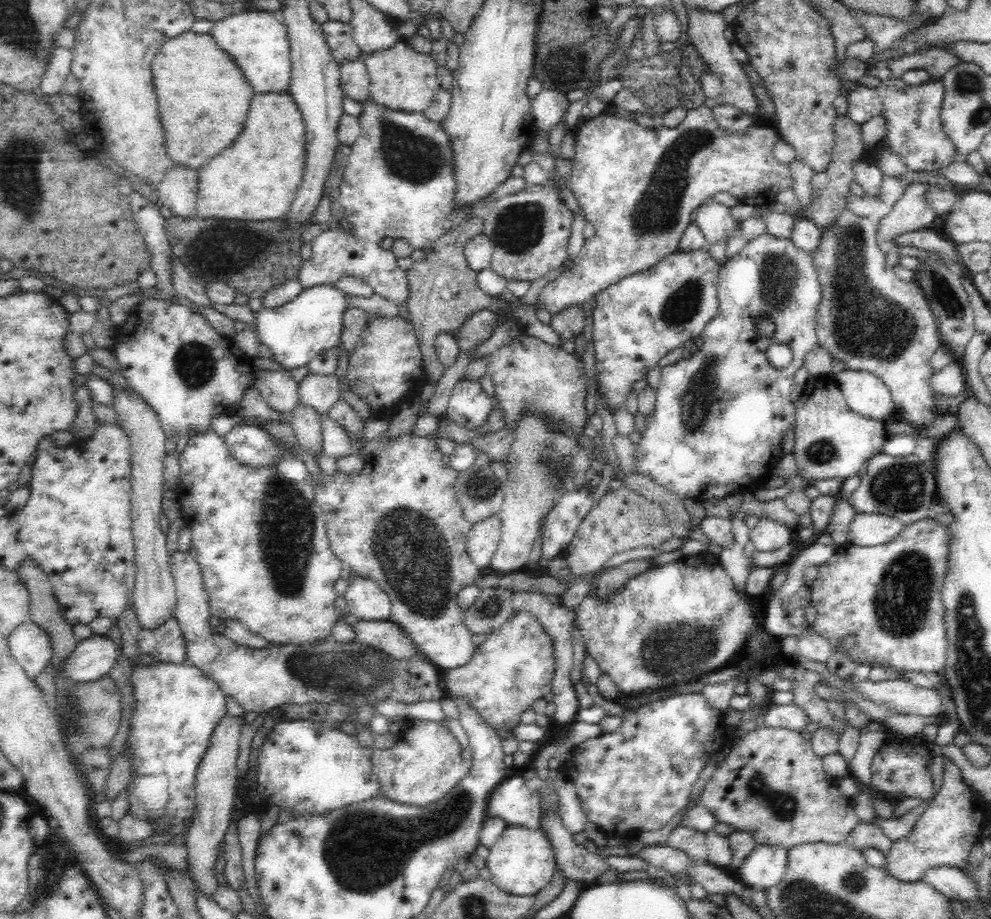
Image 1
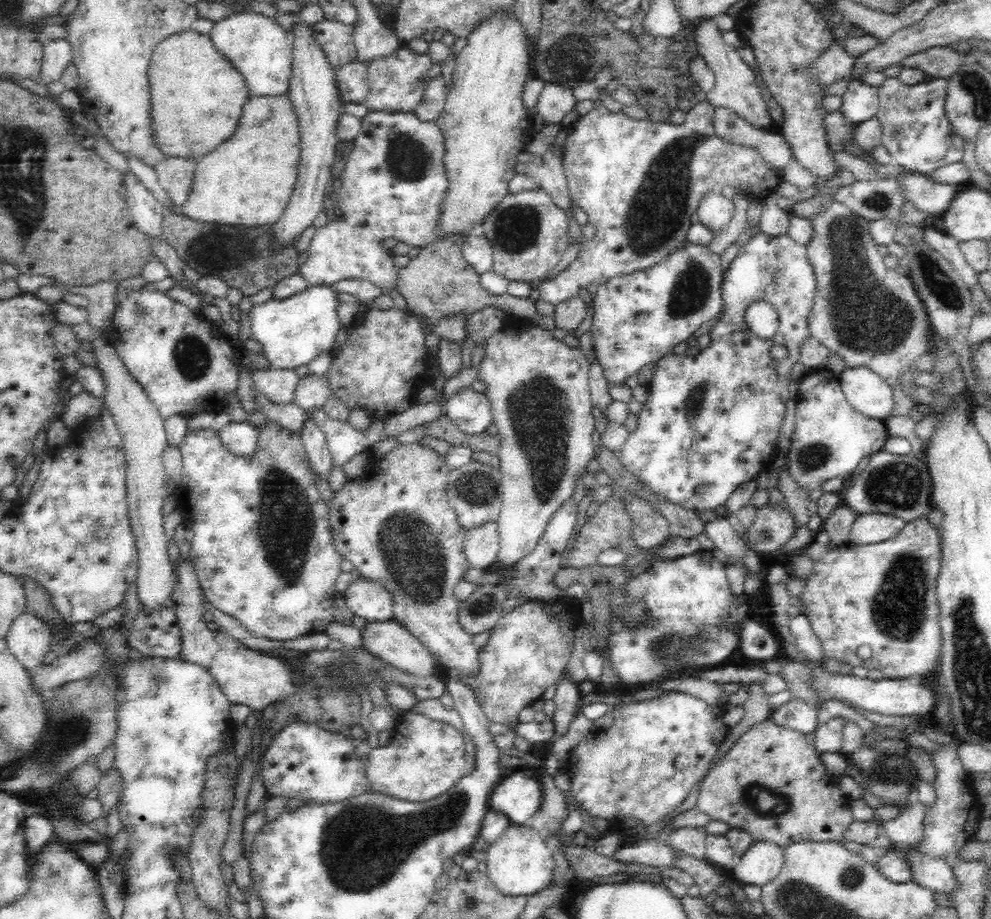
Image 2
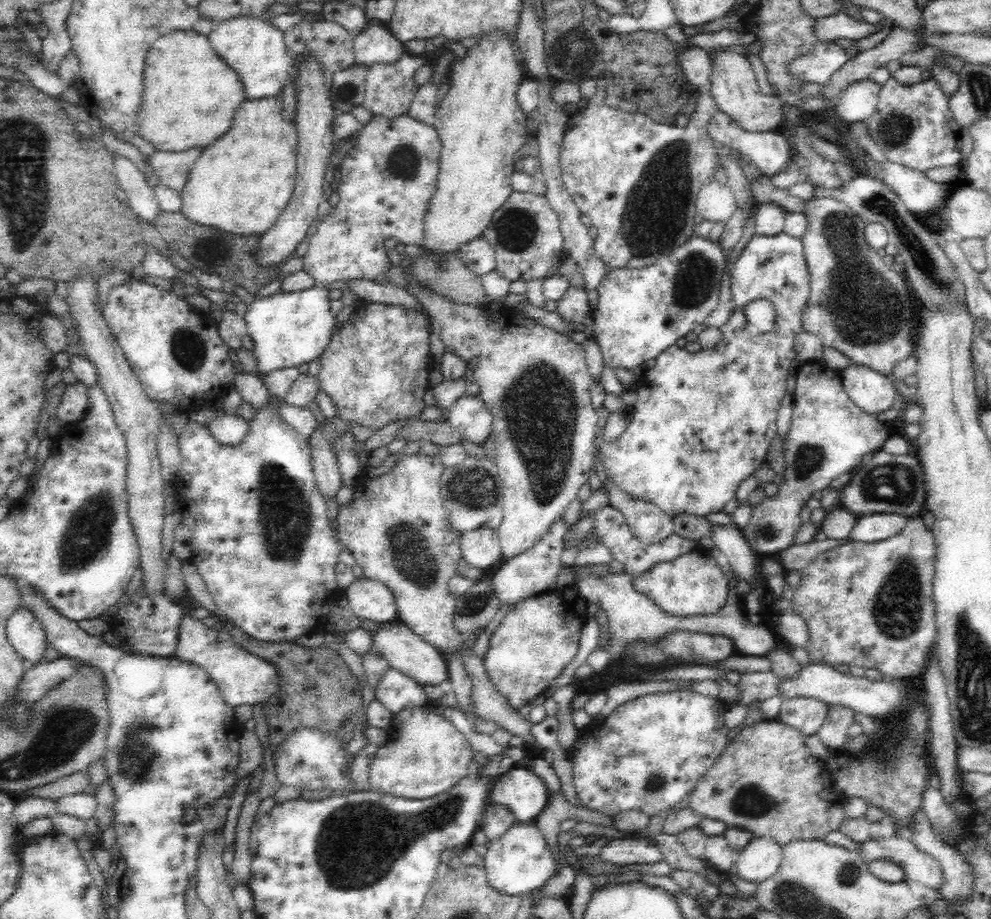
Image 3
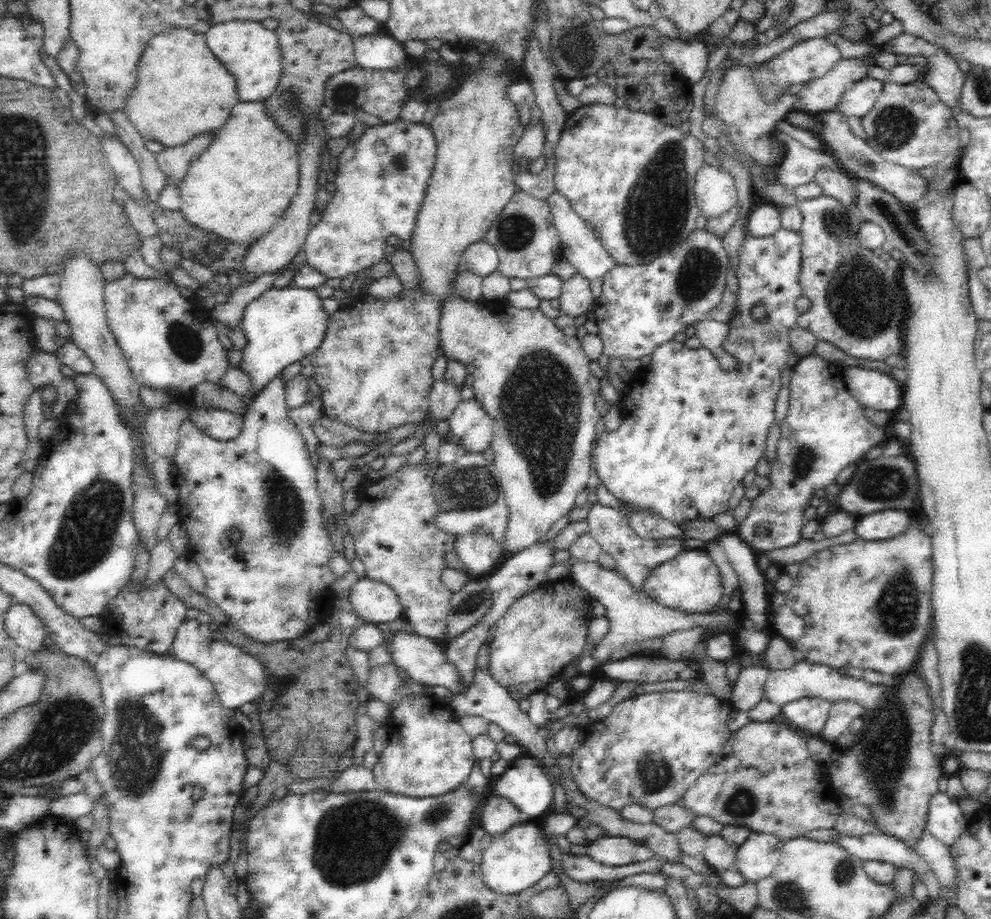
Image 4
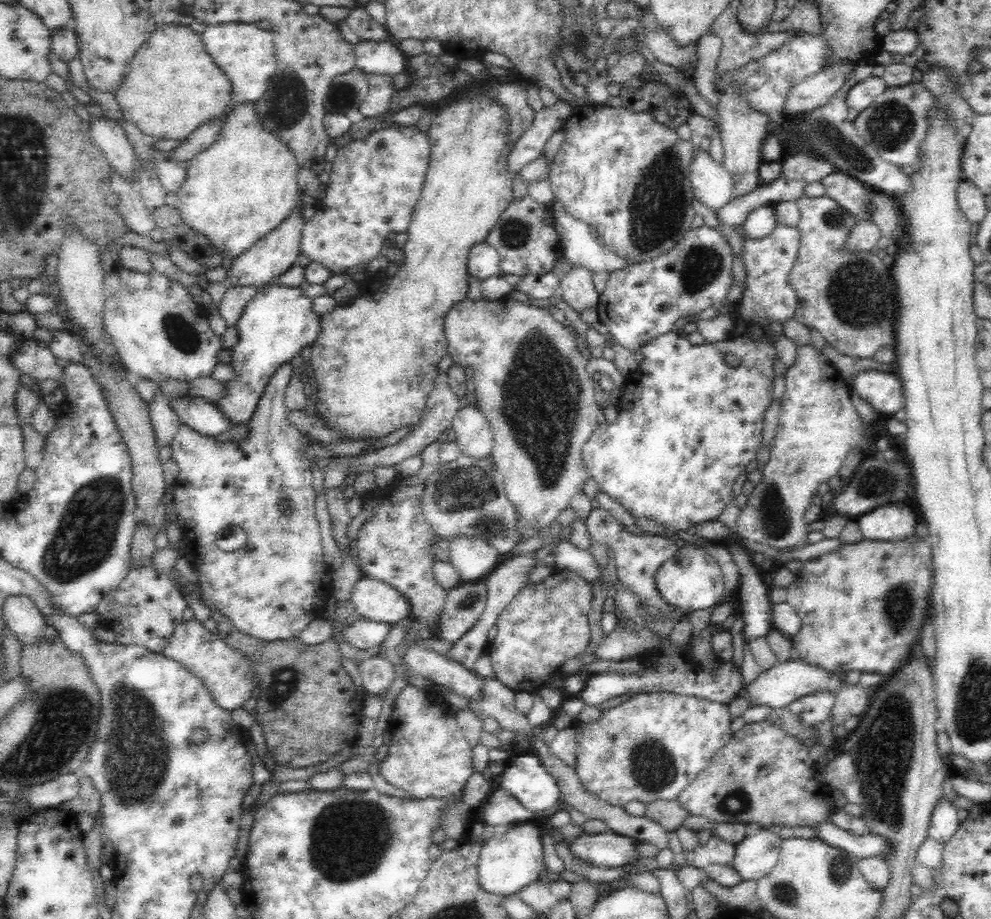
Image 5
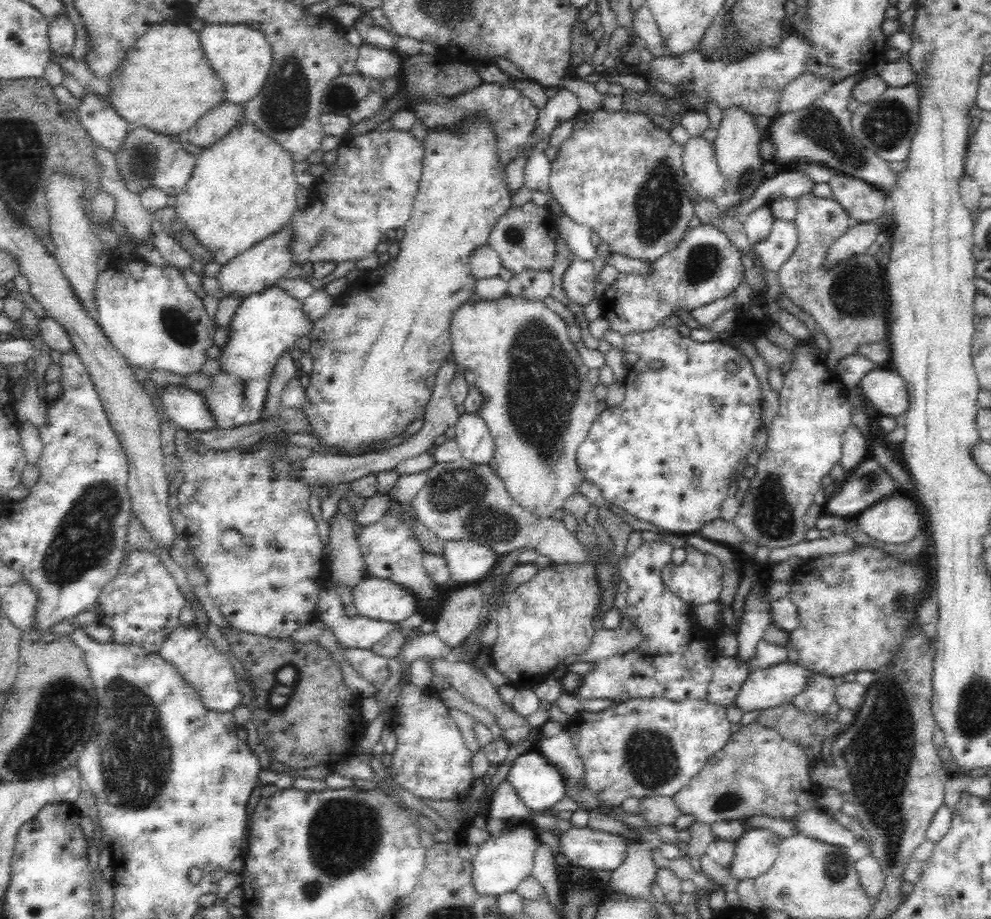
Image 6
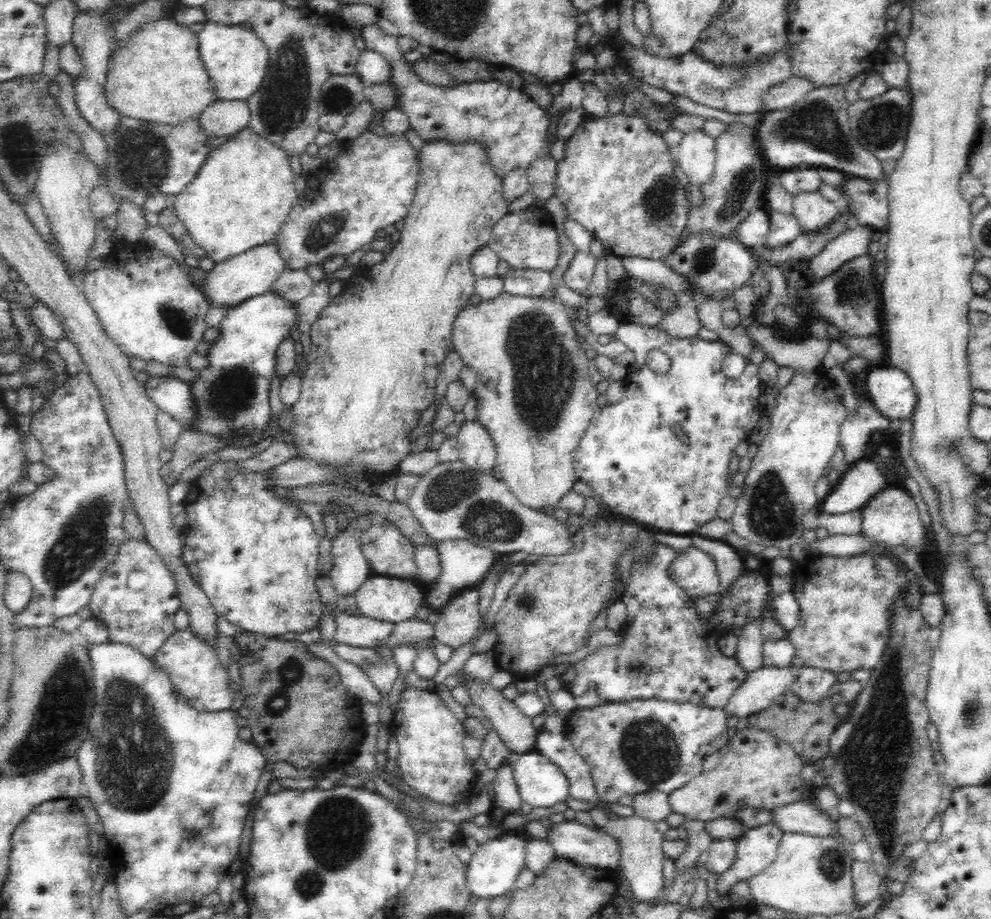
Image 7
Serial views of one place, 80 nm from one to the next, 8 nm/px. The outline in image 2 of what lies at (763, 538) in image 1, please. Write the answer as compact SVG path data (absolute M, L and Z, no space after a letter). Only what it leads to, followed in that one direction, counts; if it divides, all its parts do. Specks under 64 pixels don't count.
M768 503L754 510L754 522L746 532L748 546L757 553L780 550L794 536L798 517L790 513L787 503L783 507Z

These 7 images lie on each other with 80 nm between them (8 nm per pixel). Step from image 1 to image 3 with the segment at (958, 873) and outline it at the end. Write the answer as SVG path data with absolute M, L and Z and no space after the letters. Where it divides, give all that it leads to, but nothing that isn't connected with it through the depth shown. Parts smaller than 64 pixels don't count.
M892 835L891 838L859 843L856 850L865 862L888 859L898 863L908 880L920 882L927 888L939 889L944 882L942 867L936 859L918 848L908 838Z

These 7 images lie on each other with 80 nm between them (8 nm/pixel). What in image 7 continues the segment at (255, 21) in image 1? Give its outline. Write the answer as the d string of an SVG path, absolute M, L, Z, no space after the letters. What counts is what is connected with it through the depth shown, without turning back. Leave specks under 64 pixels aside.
M208 21L197 35L198 53L210 75L217 100L247 100L262 86L269 64L268 47L252 29Z

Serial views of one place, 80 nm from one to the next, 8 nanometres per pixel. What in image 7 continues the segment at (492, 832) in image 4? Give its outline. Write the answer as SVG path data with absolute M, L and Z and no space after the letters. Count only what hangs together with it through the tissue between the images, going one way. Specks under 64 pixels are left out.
M500 766L497 769L496 777L492 782L494 790L495 804L494 807L504 810L508 813L518 813L522 806L522 799L517 789L517 784L514 779L513 766Z

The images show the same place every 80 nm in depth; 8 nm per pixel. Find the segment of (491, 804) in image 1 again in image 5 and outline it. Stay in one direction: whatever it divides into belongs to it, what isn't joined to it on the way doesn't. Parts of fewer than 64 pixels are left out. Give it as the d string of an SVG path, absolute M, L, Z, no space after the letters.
M537 755L512 757L501 776L499 788L507 790L530 812L548 810L560 798L557 782Z

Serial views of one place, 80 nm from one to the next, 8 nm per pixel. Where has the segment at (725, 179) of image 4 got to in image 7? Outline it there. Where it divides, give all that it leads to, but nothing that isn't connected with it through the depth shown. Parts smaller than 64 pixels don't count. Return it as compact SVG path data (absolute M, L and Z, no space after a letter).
M703 130L686 132L675 147L675 157L689 182L700 187L714 176L715 138Z

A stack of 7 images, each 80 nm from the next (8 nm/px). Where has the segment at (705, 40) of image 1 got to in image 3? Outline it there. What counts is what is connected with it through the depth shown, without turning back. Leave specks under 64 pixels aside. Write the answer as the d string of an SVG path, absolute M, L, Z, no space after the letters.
M718 47L710 50L709 57L711 58L711 96L717 104L720 111L730 116L732 120L738 122L744 130L748 132L766 132L780 130L785 125L784 115L782 114L782 105L787 102L782 102L777 95L766 95L760 91L760 86L756 83L756 75L748 62L746 56L740 53L732 52L726 47Z

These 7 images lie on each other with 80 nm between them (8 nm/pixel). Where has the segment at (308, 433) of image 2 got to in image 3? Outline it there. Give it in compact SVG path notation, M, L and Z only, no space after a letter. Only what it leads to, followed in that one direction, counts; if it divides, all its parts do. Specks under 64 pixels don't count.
M316 428L309 438L310 458L313 464L313 474L319 492L324 498L336 498L341 485L341 474L337 458L332 452L328 439L322 431Z

